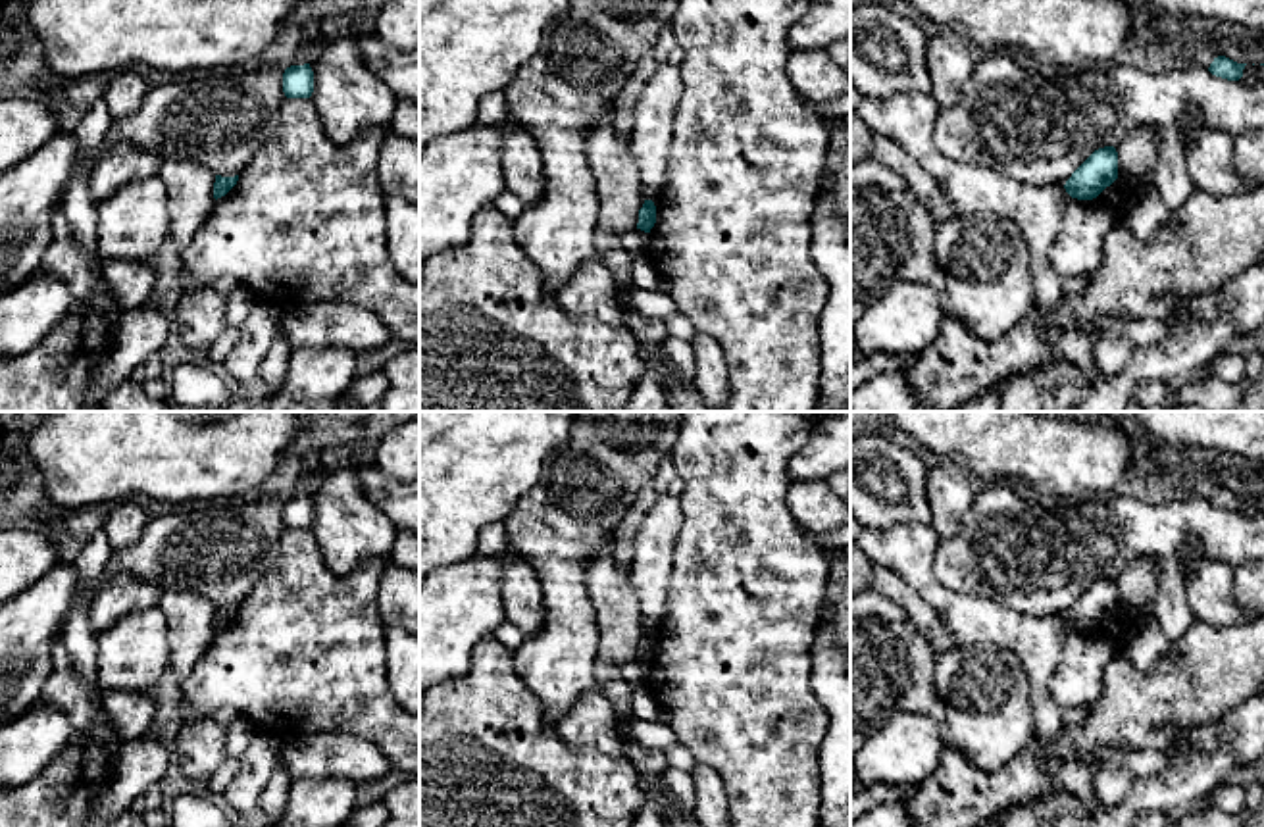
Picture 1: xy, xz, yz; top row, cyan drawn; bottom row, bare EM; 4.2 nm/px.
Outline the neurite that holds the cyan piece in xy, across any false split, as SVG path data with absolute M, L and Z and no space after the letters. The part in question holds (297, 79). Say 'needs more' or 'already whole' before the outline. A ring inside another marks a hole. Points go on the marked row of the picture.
already whole; M310 63L291 65L283 73L283 92L287 98L310 98L314 92L314 71Z

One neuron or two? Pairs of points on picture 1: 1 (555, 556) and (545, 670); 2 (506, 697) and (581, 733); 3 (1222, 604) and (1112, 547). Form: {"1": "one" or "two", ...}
{"1": "one", "2": "two", "3": "two"}

